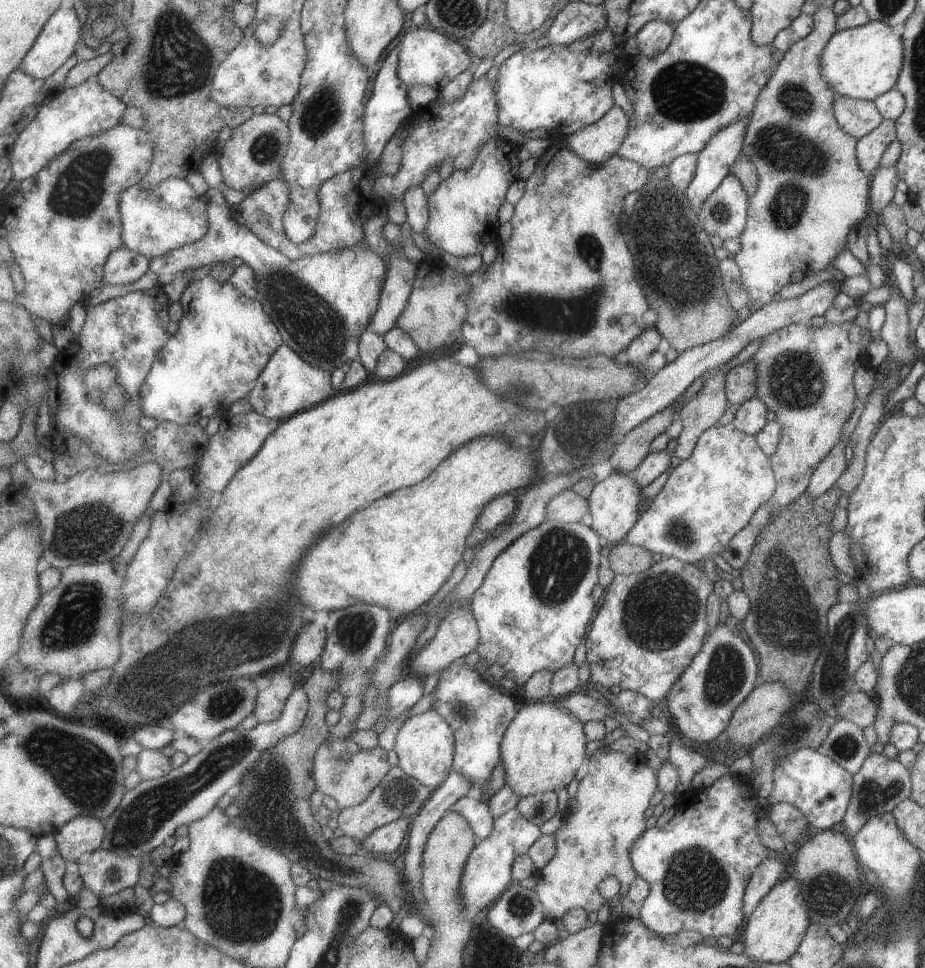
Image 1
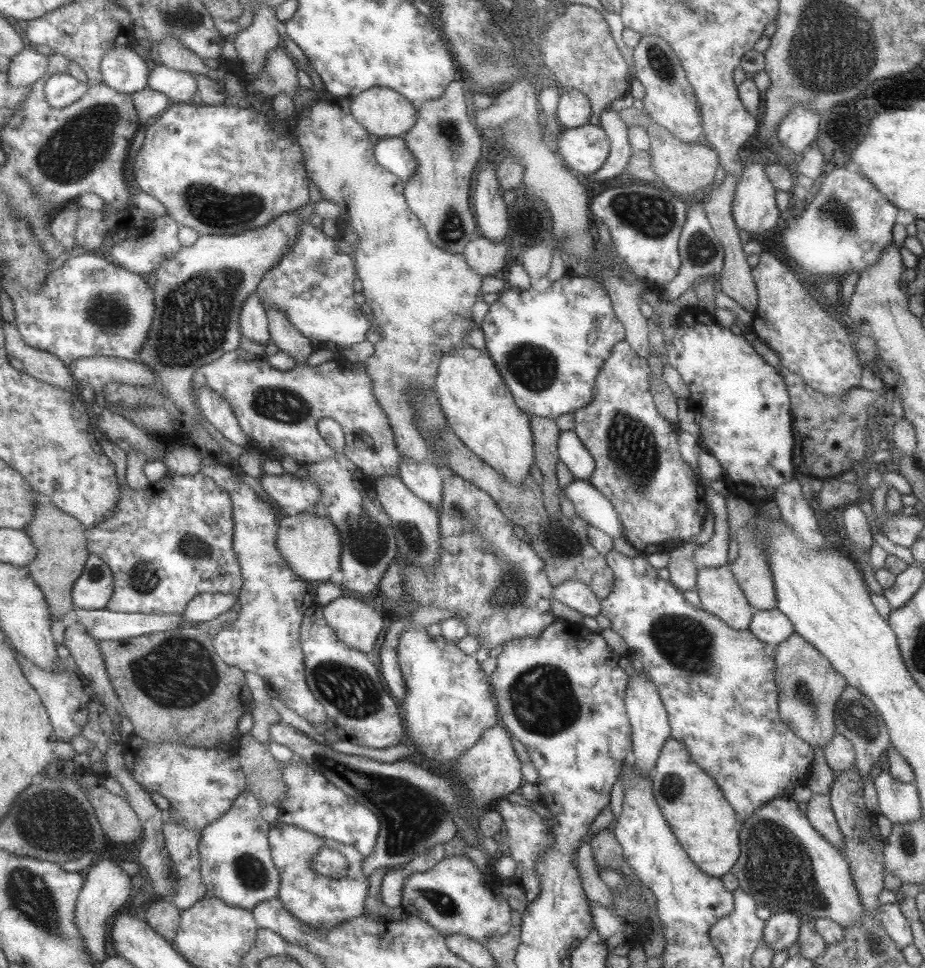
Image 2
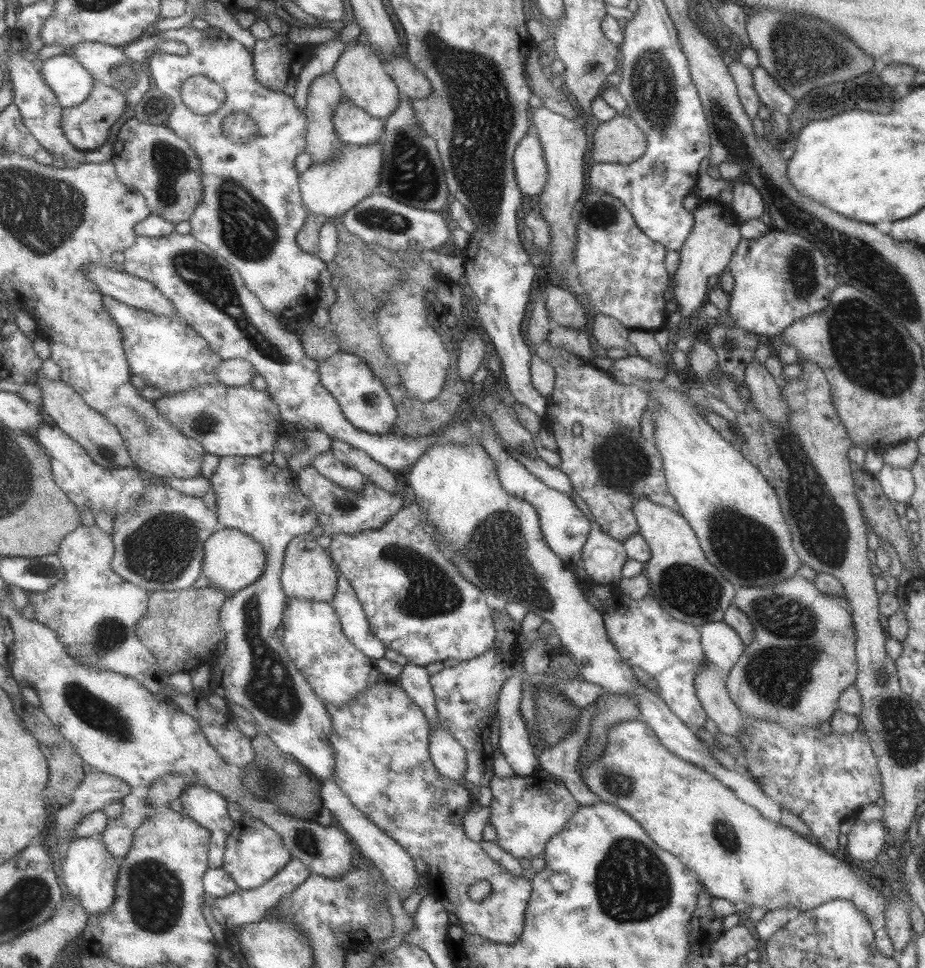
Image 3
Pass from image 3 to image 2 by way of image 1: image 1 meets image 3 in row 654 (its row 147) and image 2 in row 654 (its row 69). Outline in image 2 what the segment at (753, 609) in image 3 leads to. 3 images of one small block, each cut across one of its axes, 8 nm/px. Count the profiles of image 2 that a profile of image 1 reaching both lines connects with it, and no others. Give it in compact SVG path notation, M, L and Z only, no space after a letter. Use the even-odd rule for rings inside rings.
M793 632L775 648L773 680L776 685L779 719L808 746L824 749L835 735L833 710L847 682L829 661L802 636Z

